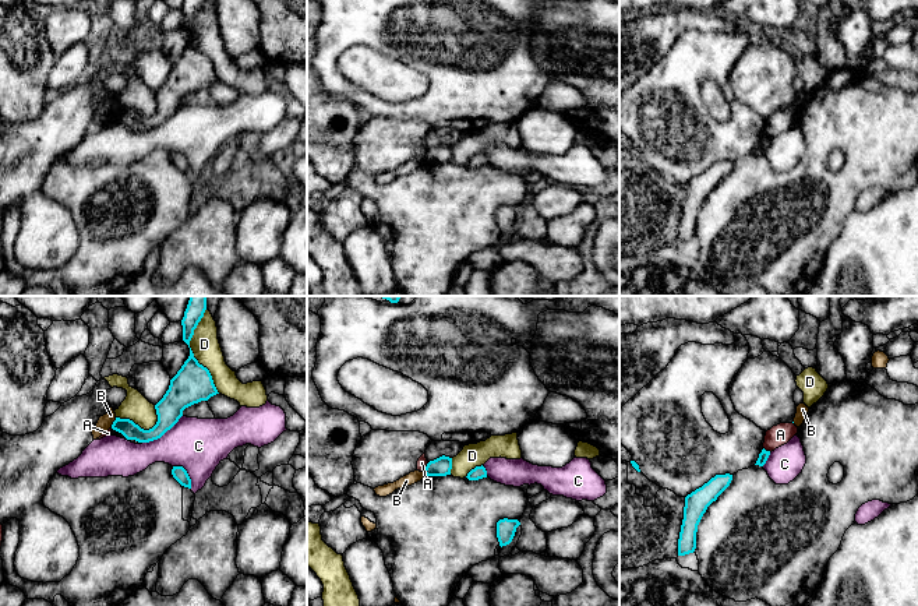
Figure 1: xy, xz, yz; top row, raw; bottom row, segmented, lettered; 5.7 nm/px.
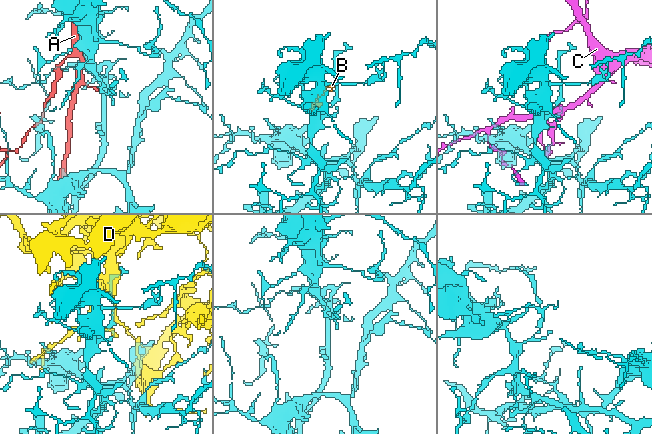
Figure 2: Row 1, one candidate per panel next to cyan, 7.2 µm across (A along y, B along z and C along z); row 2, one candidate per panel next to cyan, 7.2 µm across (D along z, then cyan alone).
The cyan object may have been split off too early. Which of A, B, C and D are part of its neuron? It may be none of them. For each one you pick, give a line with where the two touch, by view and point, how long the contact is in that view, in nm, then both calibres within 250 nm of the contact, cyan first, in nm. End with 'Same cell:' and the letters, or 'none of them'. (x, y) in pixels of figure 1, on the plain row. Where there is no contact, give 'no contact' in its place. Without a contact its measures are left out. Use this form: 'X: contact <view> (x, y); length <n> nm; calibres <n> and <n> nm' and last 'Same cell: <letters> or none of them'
Same cell: none of them

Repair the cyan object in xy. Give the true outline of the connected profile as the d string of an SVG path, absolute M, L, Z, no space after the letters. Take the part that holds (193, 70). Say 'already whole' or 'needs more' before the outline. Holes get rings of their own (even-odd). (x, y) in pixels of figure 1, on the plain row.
already whole; M190 35L188 46L170 67L169 77L163 85L155 92L158 102L156 112L149 117L144 117L130 106L116 105L112 116L121 120L127 127L149 130L160 126L170 117L183 103L186 95L208 88L216 81L219 80L209 57L198 50Z

